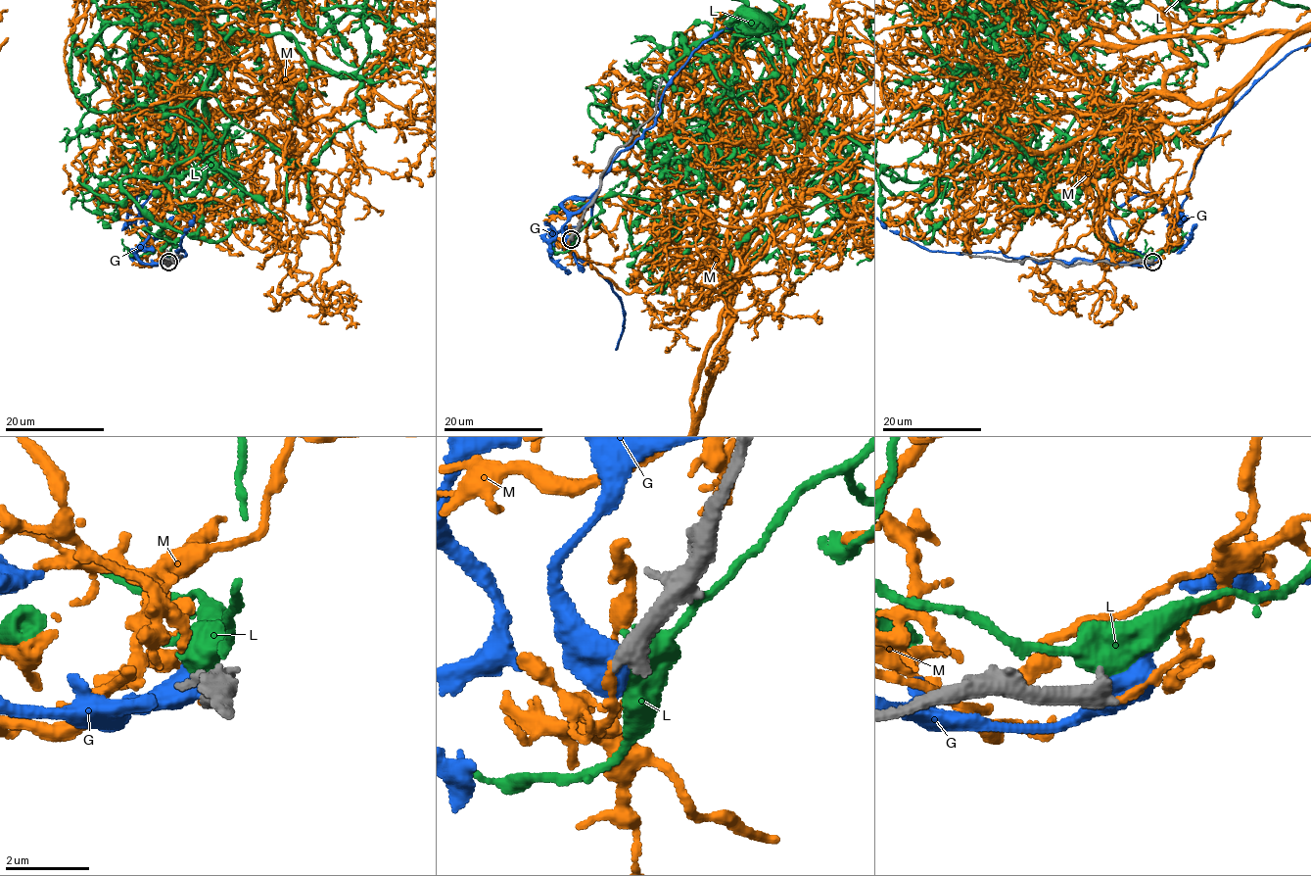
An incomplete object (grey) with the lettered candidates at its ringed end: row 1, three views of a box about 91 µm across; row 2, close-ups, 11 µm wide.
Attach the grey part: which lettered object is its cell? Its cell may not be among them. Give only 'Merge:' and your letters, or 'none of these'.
Merge: none of these

